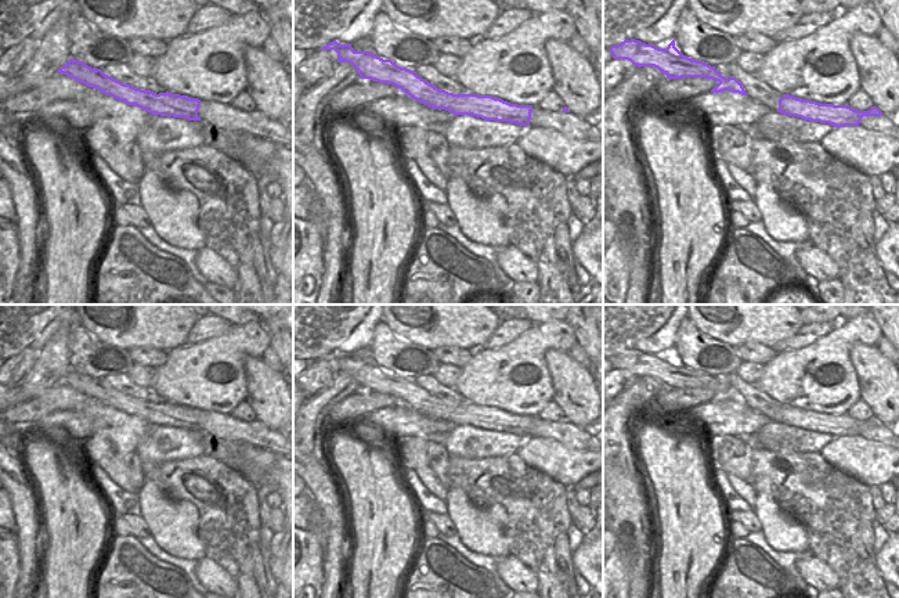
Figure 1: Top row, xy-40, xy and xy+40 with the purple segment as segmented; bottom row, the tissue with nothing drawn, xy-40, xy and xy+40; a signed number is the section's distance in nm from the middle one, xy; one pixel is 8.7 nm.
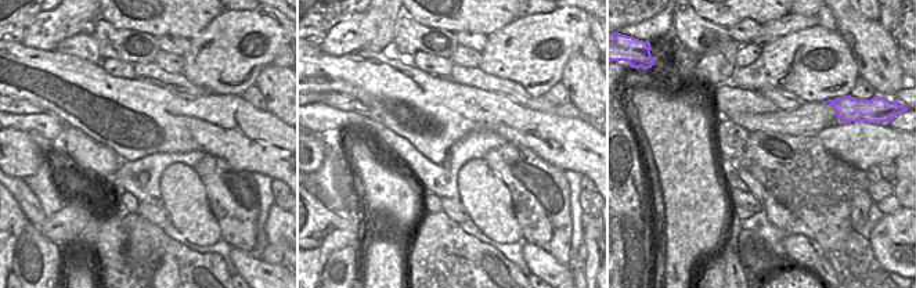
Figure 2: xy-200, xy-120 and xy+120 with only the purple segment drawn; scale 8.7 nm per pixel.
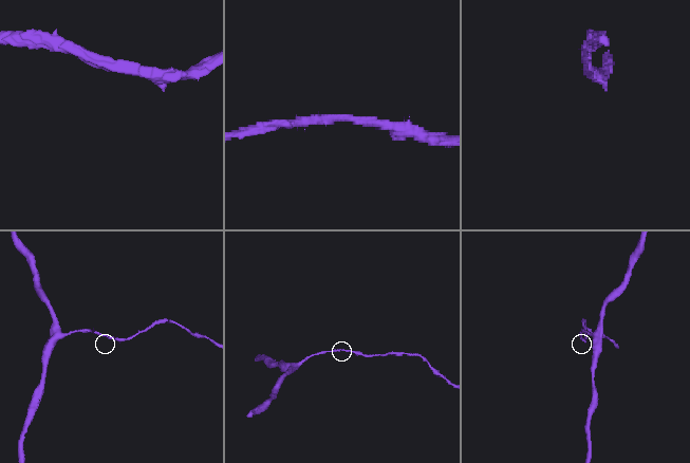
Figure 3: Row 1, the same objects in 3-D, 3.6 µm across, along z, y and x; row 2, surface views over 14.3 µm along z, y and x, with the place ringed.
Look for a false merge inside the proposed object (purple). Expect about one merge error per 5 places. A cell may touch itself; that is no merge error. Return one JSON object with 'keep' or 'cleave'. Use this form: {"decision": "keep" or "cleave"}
{"decision": "keep"}

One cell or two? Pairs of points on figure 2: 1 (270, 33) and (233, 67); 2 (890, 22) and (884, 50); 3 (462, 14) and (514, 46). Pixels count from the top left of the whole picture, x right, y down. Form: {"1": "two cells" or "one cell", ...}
{"1": "one cell", "2": "two cells", "3": "two cells"}

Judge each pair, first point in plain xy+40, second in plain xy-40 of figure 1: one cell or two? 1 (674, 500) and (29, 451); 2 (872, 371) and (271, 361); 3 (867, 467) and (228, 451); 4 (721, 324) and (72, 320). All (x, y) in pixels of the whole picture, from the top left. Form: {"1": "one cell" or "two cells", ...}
{"1": "one cell", "2": "two cells", "3": "two cells", "4": "two cells"}

